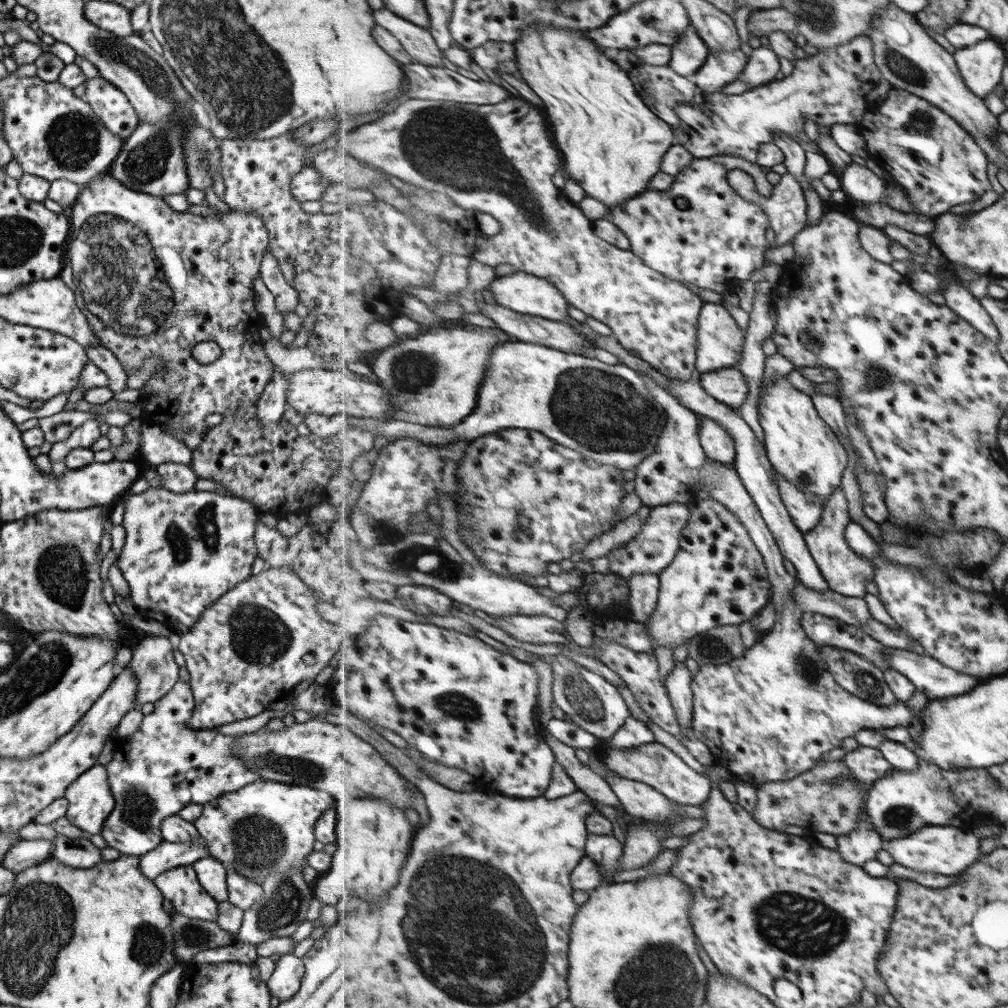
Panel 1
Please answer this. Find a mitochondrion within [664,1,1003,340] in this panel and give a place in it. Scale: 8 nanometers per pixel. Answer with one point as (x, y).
(908, 69)

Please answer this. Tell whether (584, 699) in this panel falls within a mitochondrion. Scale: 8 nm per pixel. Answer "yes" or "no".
yes

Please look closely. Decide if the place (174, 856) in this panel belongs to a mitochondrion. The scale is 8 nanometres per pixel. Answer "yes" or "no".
no

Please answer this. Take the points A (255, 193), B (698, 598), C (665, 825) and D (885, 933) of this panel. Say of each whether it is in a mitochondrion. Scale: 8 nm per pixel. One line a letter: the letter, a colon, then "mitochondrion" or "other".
A: other
B: other
C: other
D: other

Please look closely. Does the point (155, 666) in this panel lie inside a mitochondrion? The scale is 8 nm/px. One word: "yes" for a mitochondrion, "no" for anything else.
yes

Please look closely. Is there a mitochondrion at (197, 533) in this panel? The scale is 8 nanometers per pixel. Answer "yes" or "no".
yes

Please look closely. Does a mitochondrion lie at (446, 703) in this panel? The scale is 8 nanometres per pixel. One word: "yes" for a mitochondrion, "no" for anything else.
yes

